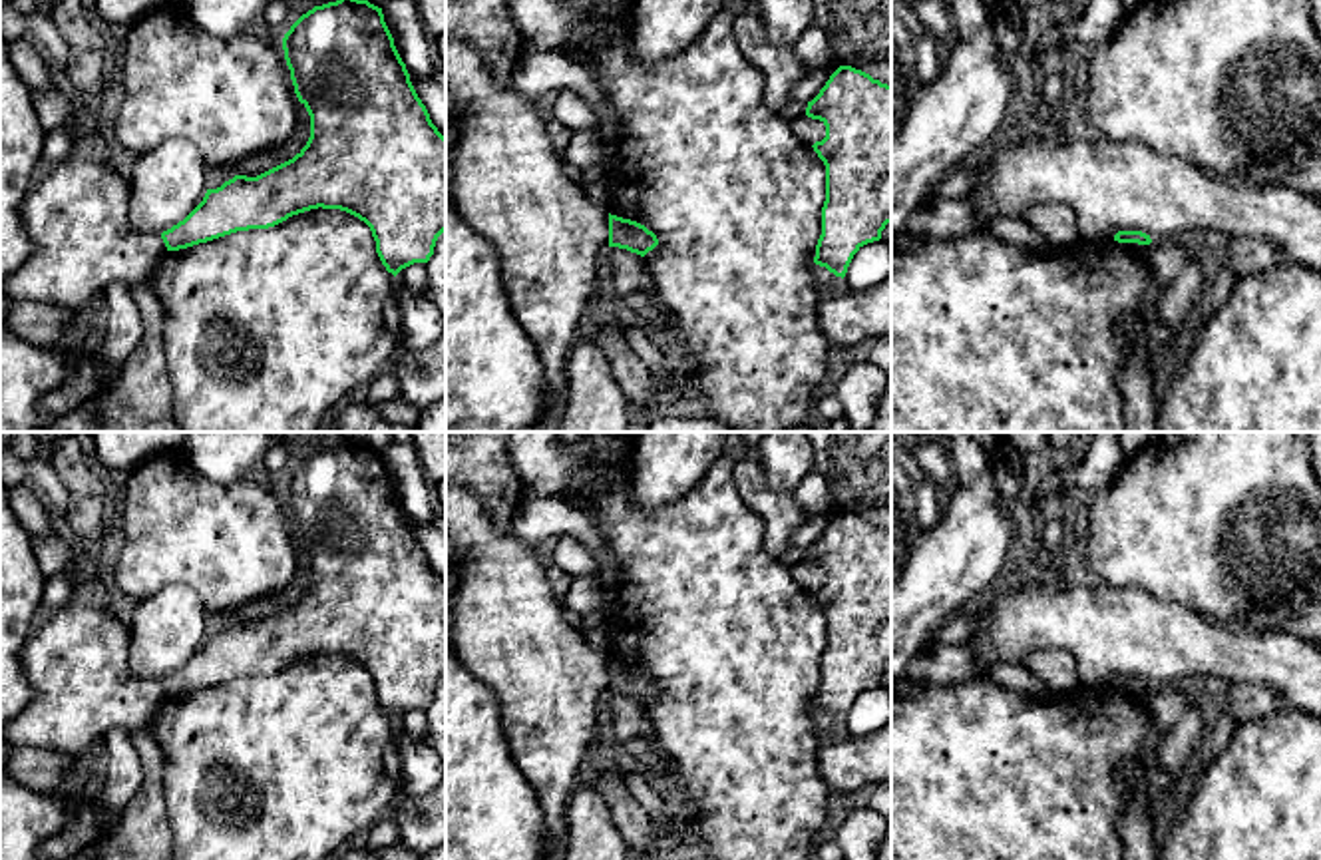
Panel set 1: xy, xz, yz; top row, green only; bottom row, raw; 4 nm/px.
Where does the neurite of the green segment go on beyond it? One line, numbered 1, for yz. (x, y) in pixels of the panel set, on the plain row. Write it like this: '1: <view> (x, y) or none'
1: none

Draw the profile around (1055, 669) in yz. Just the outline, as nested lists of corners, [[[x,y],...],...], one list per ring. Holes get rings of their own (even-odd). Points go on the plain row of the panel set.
[[[1062,647],[1033,651],[1023,663],[1031,671],[1040,693],[1064,695],[1080,685],[1078,663],[1072,653]]]

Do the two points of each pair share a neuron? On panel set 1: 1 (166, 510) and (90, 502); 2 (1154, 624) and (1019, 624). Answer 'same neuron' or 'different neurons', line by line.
1: different neurons
2: same neuron

